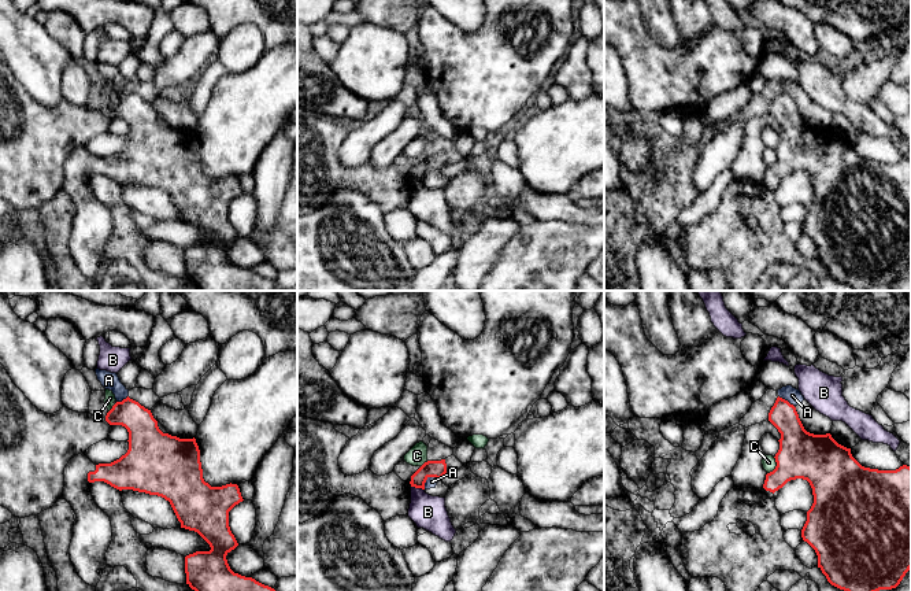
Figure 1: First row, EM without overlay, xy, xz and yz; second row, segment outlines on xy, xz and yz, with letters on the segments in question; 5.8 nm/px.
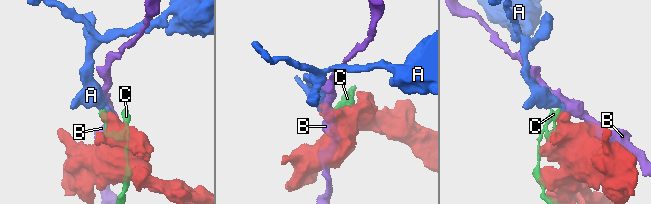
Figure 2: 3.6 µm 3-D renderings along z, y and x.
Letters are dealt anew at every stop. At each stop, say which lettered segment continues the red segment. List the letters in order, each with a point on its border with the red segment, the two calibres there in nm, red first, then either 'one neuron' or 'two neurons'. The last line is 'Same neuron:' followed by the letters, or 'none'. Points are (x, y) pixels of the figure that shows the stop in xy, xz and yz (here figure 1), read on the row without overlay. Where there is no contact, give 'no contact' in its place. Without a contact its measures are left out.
A: xz (426, 172) | 100/60 nm | two neurons
B: xz (418, 180) | 100/200 nm | two neurons
C: yz (776, 159) | 280/80 nm | two neurons
Same neuron: none

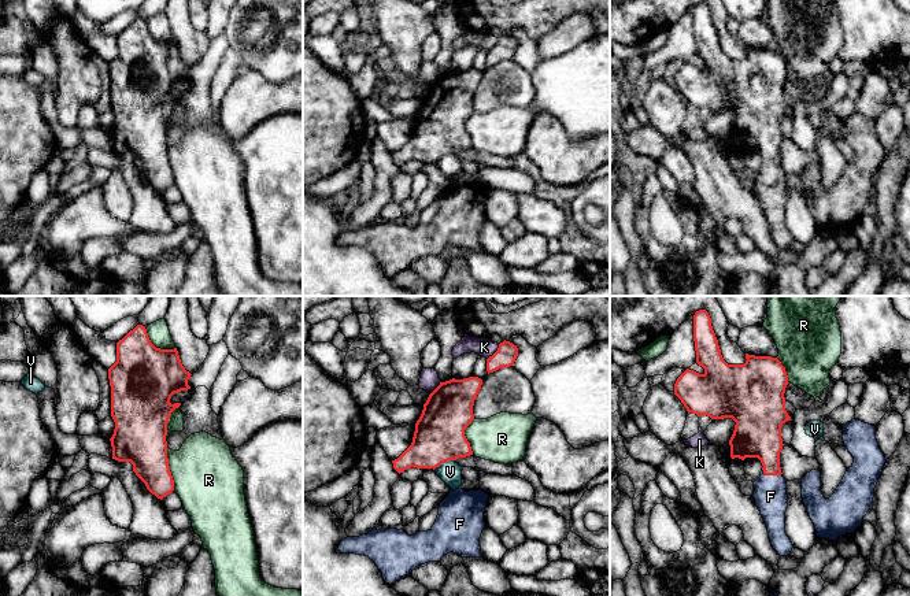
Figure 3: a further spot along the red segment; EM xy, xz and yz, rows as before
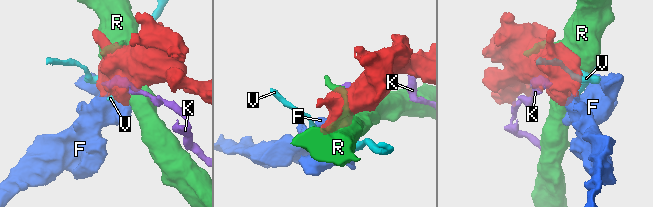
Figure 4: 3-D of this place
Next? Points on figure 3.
F: yz (770, 167) | 280/190 nm | one neuron
K: xz (495, 45) | 120/100 nm | two neurons
R: xy (169, 162) | 300/400 nm | two neurons
V: xz (444, 154) | 300/130 nm | two neurons
Same neuron: F

